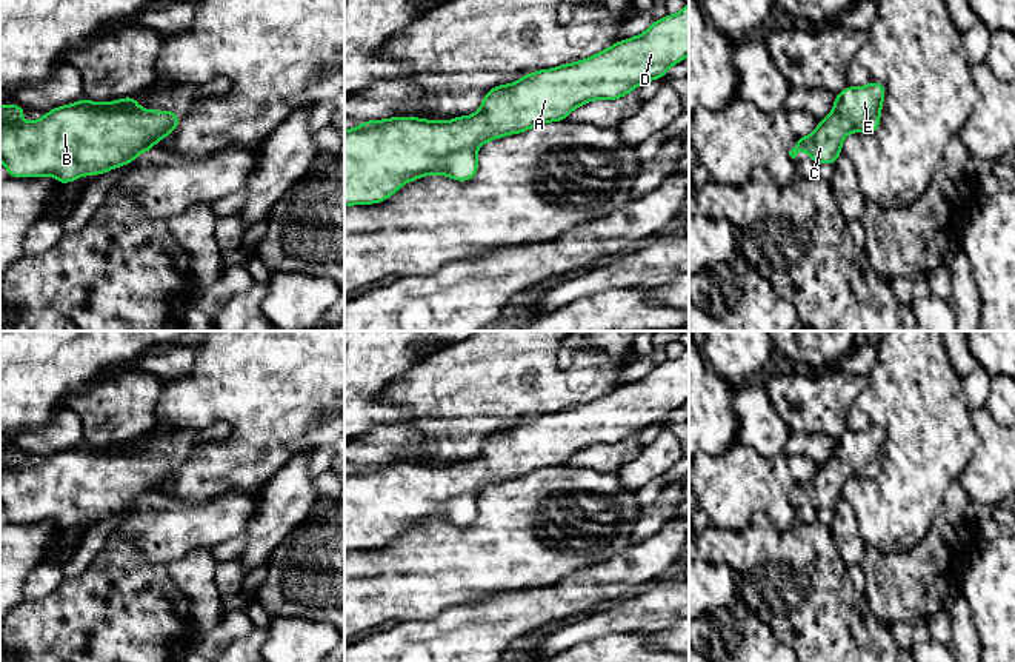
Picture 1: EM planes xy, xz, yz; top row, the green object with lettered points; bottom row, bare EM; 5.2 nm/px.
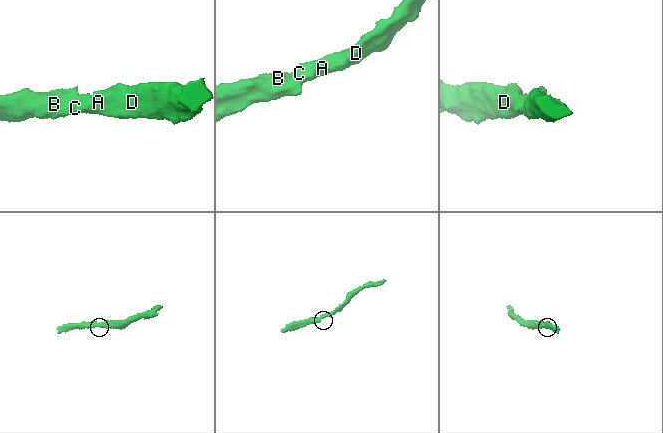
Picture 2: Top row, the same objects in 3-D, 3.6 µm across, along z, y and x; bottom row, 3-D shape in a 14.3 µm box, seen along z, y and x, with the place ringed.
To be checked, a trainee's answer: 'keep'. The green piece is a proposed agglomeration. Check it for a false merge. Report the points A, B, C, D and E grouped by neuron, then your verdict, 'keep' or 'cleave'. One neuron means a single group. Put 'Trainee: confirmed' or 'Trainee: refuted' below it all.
A B C D E | keep
Trainee: confirmed

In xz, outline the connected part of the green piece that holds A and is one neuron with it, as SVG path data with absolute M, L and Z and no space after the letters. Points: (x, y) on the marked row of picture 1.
M689 3L675 15L654 22L647 31L614 43L606 51L575 63L540 69L518 82L488 89L474 115L448 122L394 117L361 122L344 131L344 206L371 205L389 199L404 183L428 174L458 182L475 177L478 148L489 140L524 132L547 122L561 122L575 108L592 100L615 100L637 86L663 79L664 72L689 55Z

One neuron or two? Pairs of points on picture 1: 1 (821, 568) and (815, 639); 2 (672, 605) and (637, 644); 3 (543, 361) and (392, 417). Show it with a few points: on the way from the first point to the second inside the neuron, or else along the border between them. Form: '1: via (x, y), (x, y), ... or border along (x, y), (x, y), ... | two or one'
1: via (818, 585), (818, 622) | one
2: border along (649, 631), (609, 633) | two
3: border along (396, 377), (376, 399), (402, 405), (412, 416) | two

